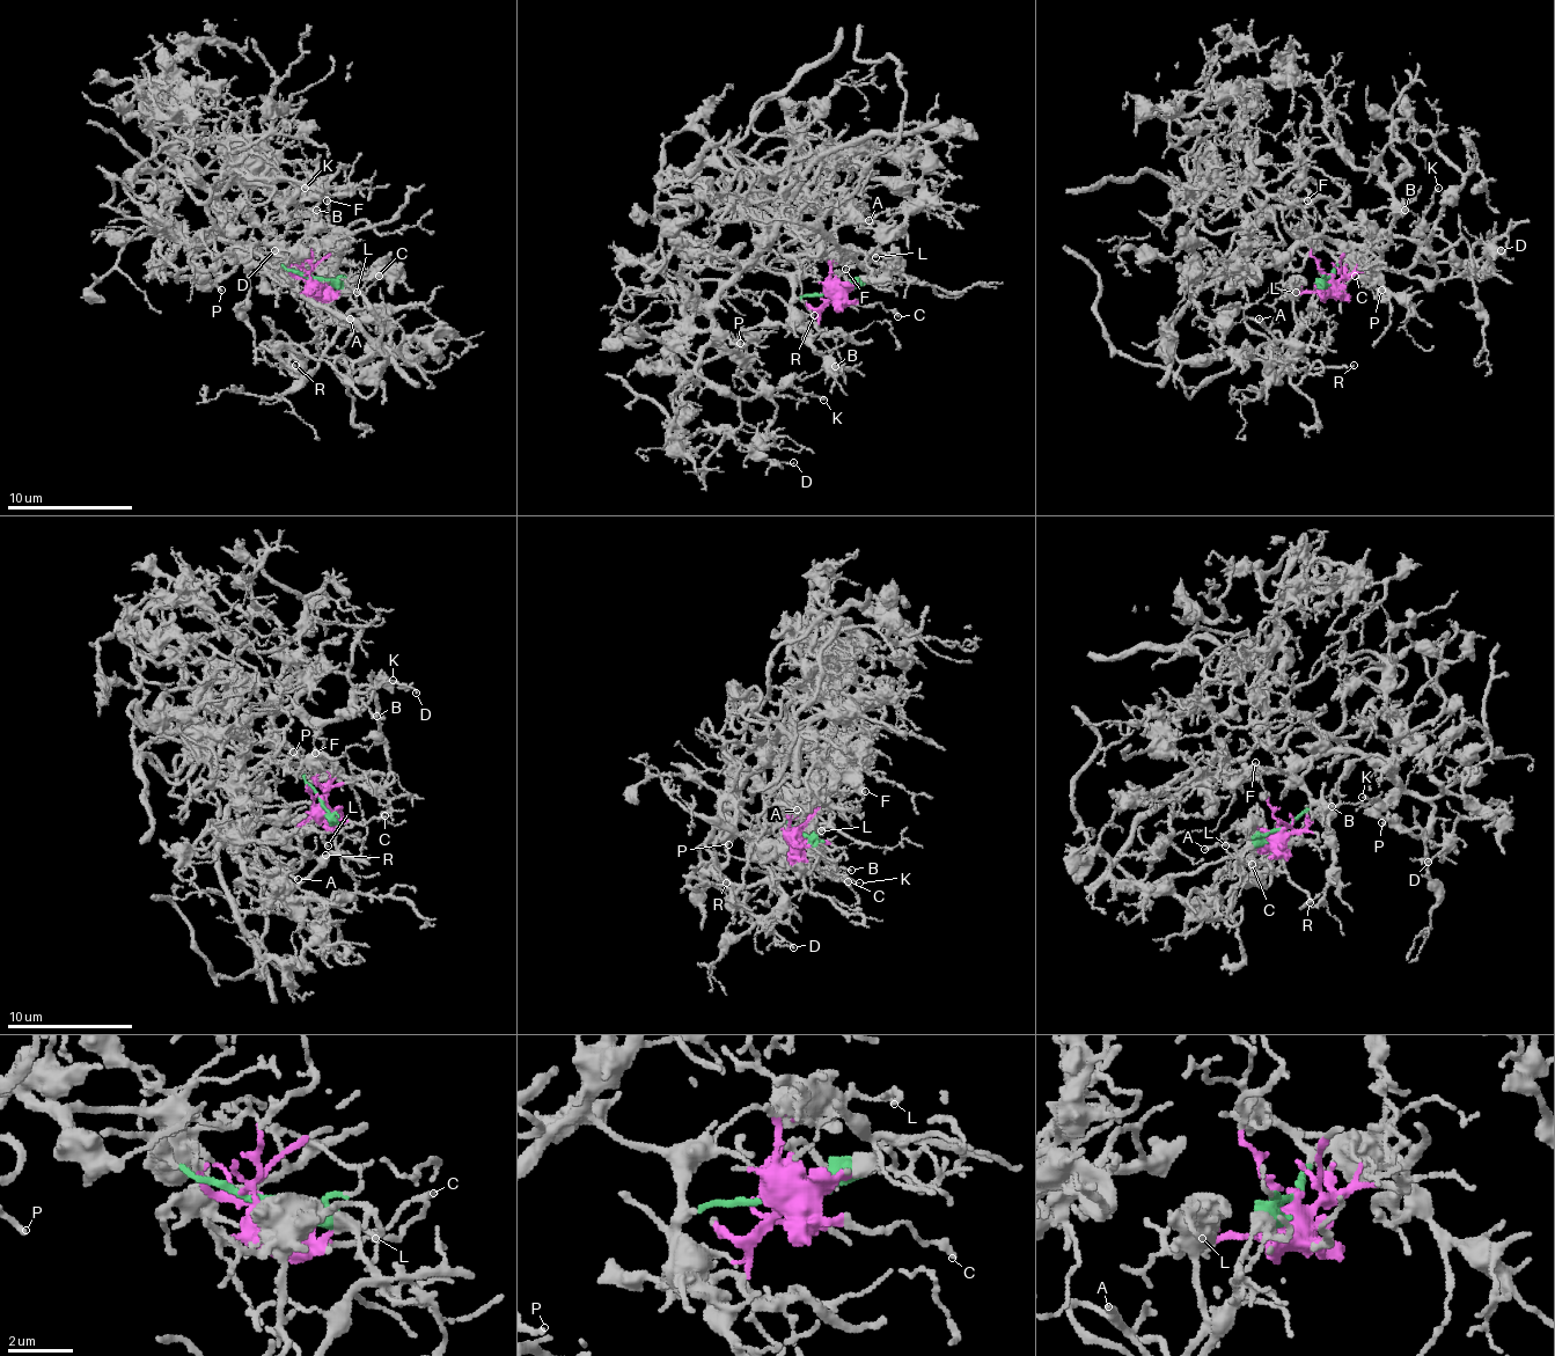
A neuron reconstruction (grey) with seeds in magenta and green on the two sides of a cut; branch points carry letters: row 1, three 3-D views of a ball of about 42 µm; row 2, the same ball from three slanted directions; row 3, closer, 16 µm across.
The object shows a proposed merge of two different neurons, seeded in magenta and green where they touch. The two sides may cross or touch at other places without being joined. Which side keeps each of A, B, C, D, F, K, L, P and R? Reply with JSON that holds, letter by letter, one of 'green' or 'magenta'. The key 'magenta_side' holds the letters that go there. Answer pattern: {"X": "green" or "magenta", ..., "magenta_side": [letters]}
{"A": "magenta", "B": "green", "C": "magenta", "D": "green", "F": "magenta", "K": "green", "L": "magenta", "P": "green", "R": "magenta", "magenta_side": ["A", "C", "F", "L", "R"]}

